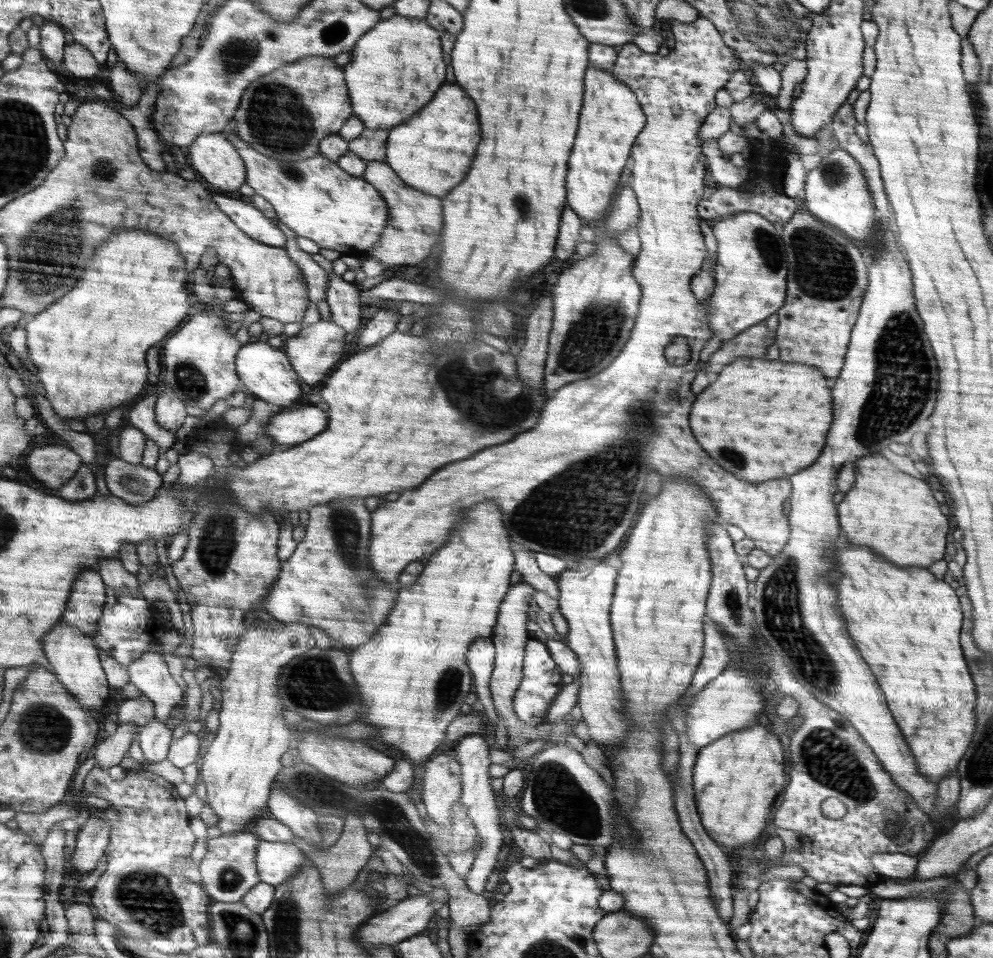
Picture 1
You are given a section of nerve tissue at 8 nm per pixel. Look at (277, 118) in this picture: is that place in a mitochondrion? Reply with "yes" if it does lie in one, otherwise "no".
yes

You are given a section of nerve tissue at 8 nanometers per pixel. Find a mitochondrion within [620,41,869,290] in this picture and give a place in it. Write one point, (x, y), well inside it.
(767, 246)

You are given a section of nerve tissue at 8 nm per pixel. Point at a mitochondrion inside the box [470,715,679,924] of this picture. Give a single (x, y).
(556, 795)

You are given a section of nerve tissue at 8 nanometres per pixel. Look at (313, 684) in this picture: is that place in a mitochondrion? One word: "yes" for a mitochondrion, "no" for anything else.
yes

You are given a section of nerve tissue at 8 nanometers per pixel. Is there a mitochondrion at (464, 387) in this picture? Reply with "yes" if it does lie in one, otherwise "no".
yes

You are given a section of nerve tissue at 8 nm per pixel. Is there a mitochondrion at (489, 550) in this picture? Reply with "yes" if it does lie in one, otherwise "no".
no

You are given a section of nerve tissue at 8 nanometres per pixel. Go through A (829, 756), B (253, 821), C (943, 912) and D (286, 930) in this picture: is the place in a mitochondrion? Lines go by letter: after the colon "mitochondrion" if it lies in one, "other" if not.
A: mitochondrion
B: other
C: other
D: mitochondrion

